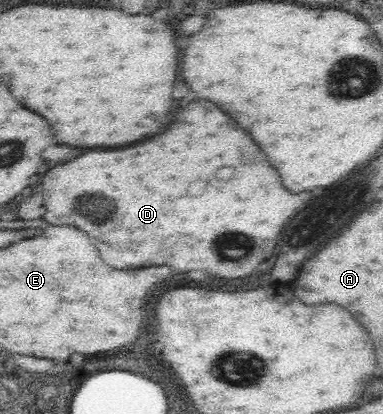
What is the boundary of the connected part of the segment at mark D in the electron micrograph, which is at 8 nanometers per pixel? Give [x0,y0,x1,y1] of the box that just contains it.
[41,100,313,278]

